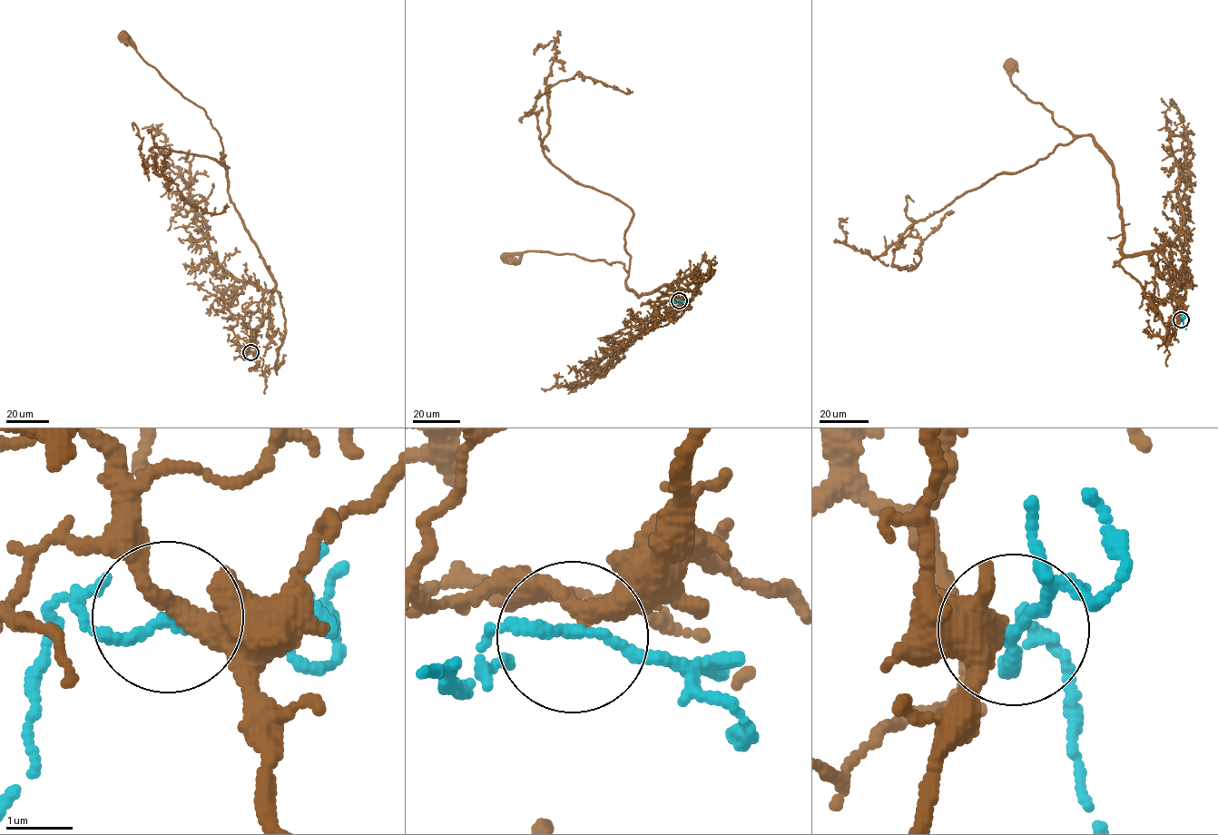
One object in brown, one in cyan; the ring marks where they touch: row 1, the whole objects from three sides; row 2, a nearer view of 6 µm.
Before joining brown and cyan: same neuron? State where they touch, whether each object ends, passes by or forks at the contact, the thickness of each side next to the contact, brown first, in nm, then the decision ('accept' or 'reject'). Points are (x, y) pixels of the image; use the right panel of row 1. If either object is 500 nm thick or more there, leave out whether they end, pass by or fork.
at (1181, 319); brown passes by; cyan passes by; 280 nm thick on the brown side, 140 nm on the other; accept

